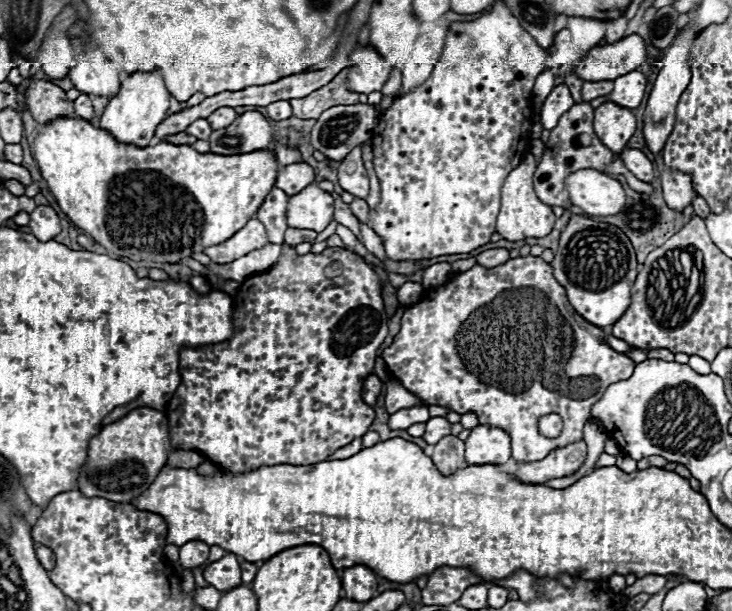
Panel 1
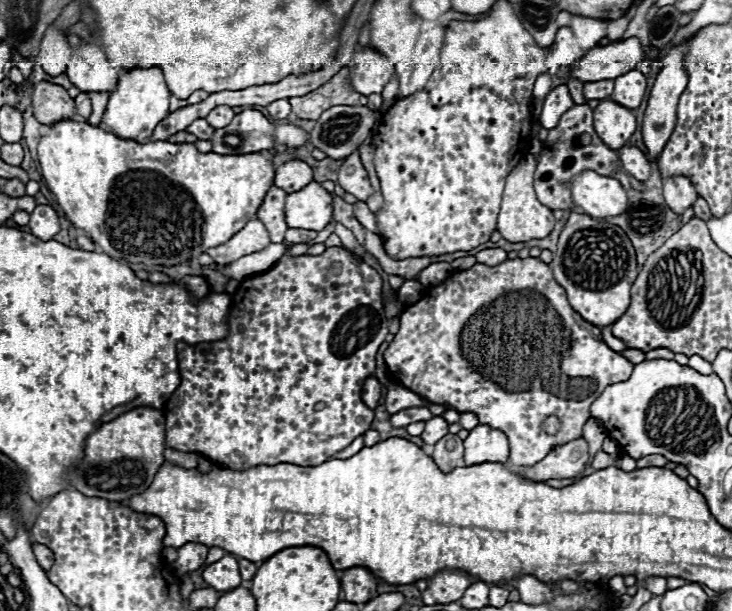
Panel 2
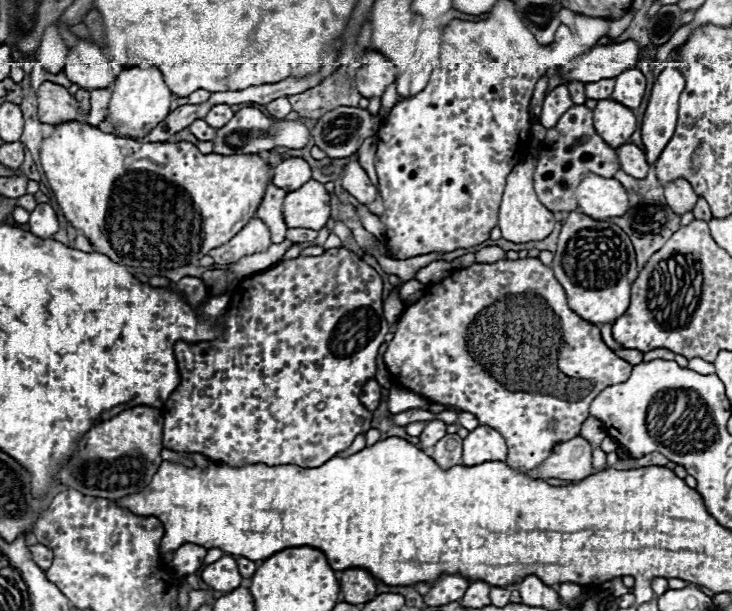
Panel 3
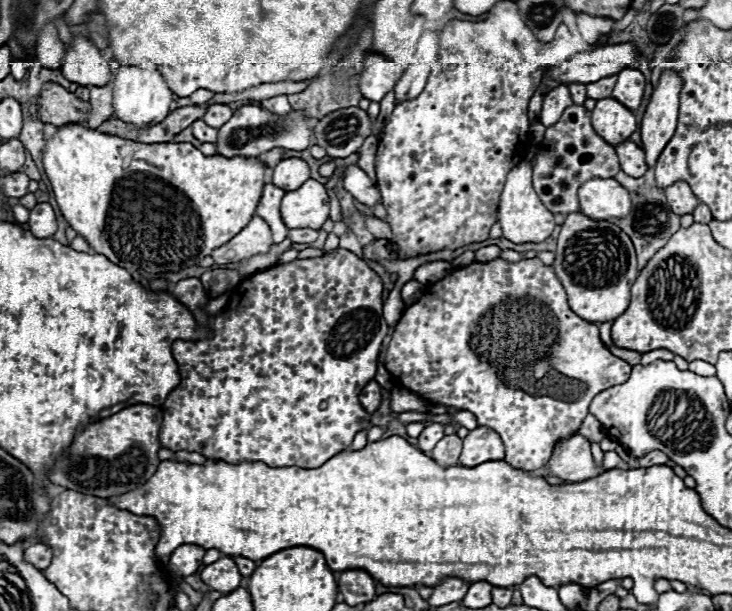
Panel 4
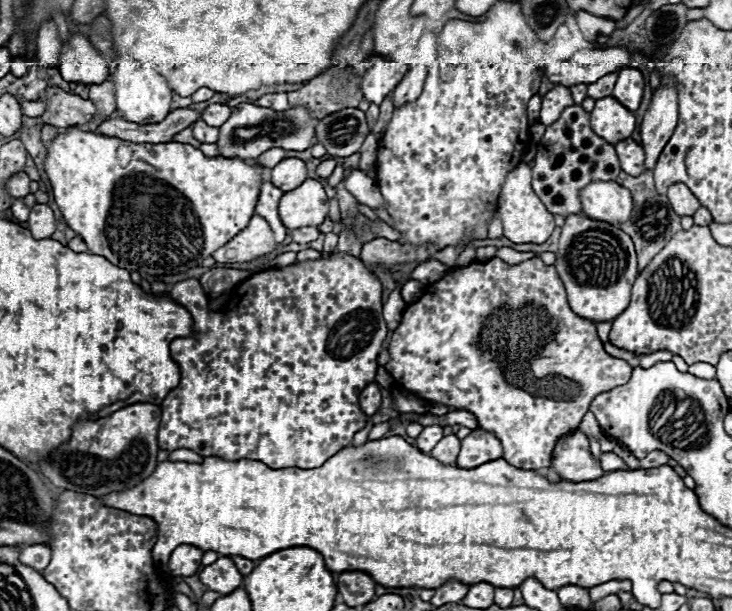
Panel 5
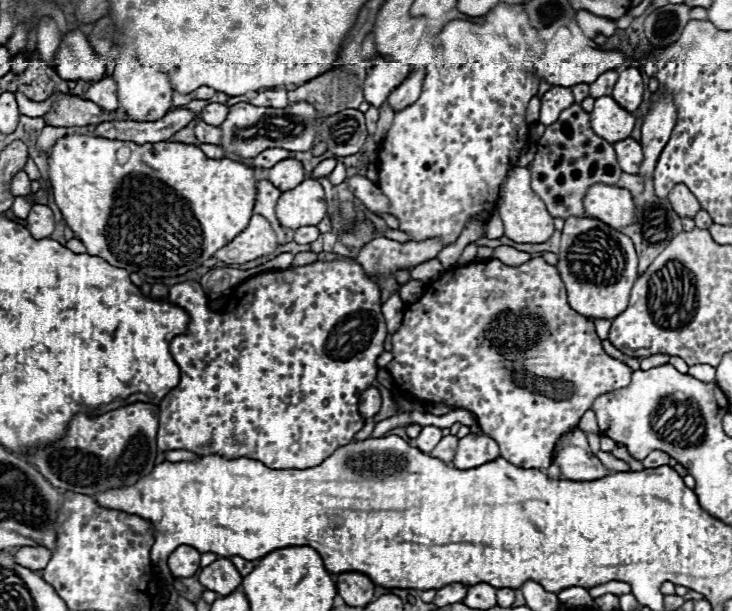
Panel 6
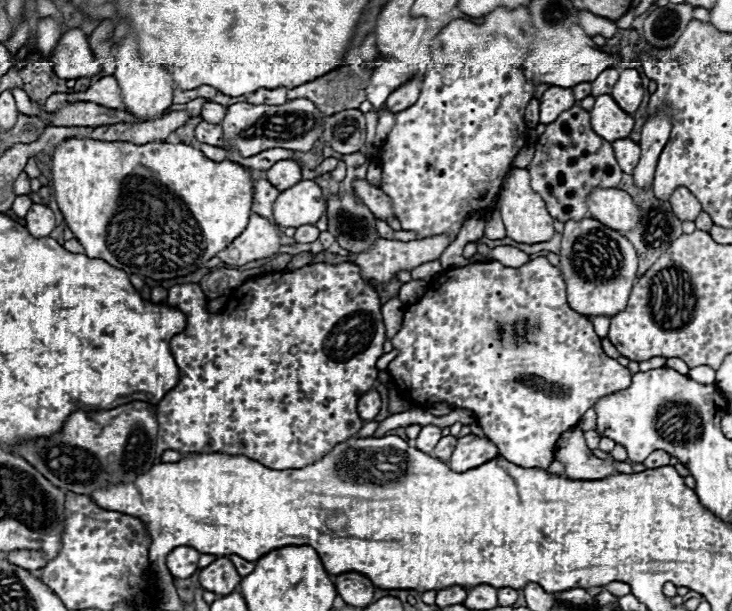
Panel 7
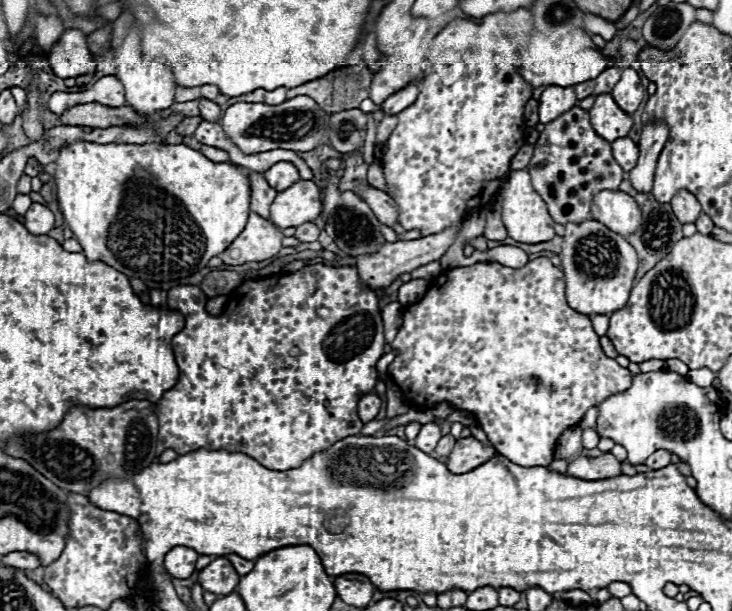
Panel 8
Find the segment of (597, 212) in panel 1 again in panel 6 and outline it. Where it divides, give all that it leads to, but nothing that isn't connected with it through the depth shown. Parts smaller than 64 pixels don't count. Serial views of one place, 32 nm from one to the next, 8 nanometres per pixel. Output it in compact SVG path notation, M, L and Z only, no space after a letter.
M592 184L584 194L588 218L622 230L634 218L634 202L628 190L614 184Z

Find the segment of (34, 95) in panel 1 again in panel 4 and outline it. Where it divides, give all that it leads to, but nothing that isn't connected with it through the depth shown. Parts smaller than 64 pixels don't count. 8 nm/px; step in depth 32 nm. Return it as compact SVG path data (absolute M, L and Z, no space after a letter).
M44 84L38 96L38 118L44 124L64 126L70 122L86 122L90 116L90 104L84 104L74 94L58 84Z

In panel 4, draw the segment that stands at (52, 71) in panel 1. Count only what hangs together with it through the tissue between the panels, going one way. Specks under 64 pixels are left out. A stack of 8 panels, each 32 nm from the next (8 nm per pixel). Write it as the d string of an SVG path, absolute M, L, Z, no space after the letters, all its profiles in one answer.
M50 22L46 24L46 28L42 28L42 36L38 38L38 46L36 46L38 64L48 70L60 70L64 56L66 56L66 46L58 38L54 22Z

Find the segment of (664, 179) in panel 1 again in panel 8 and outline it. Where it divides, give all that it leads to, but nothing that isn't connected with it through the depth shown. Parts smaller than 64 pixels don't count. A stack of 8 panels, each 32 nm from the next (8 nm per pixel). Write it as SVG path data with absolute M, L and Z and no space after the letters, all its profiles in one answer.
M688 190L676 192L674 198L670 200L670 204L672 204L672 210L674 210L676 218L678 218L682 224L694 222L694 220L700 216L700 212L702 212L698 200L696 200L694 194L690 194Z

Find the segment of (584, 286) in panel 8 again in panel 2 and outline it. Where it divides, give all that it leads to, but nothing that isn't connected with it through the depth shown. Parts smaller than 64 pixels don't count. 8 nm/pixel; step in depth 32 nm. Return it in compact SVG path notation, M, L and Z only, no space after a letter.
M572 212L550 262L554 278L568 292L570 306L594 326L610 326L630 306L630 288L636 280L636 254L628 236L614 224Z

